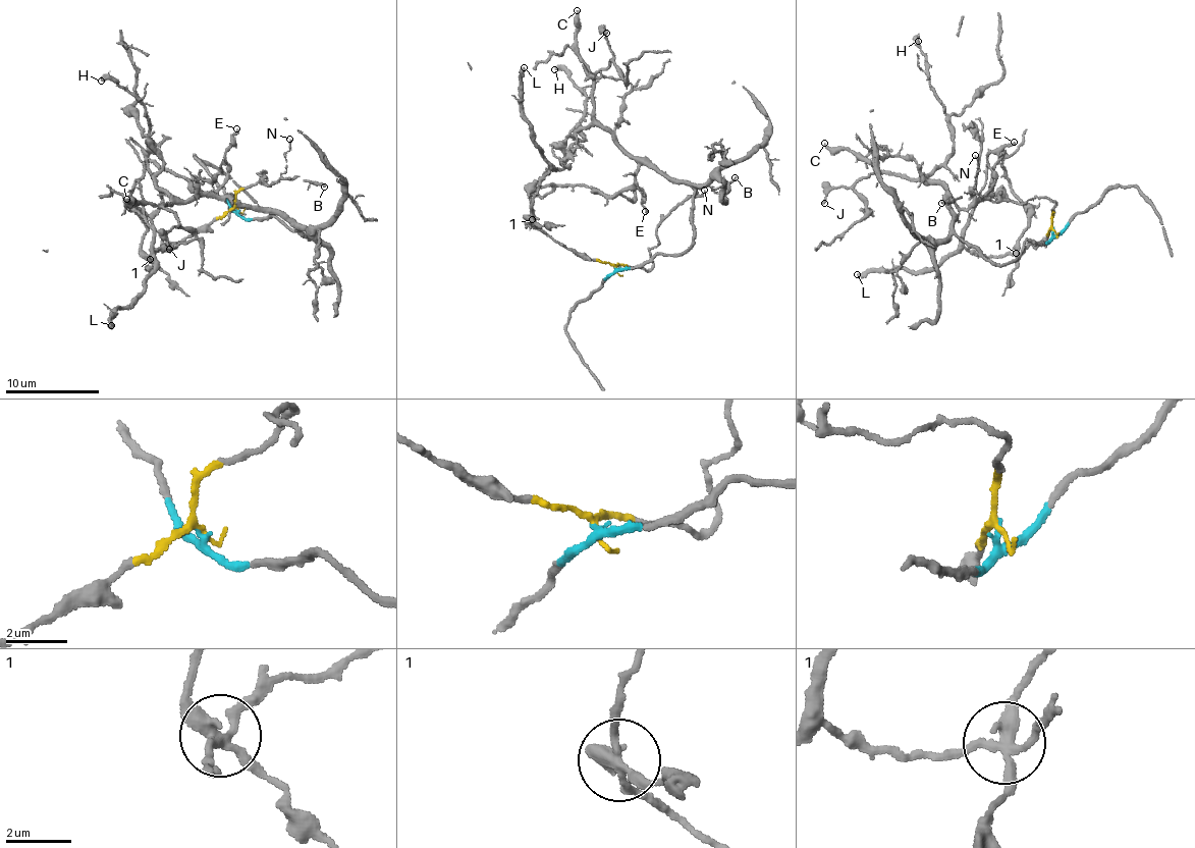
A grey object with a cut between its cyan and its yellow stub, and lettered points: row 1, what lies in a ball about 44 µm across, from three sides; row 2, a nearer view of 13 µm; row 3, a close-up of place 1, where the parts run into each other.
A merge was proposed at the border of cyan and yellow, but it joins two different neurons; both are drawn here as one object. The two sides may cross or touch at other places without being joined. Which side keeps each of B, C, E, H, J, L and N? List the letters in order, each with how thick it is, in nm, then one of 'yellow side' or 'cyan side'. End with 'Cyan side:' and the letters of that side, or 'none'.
B: calibre 160 nm; yellow side
C: calibre 260 nm; cyan side
E: calibre 170 nm; cyan side
H: calibre 400 nm; cyan side
J: calibre 180 nm; cyan side
L: calibre 400 nm; yellow side
N: calibre 120 nm; yellow side
Cyan side: C, E, H, J

